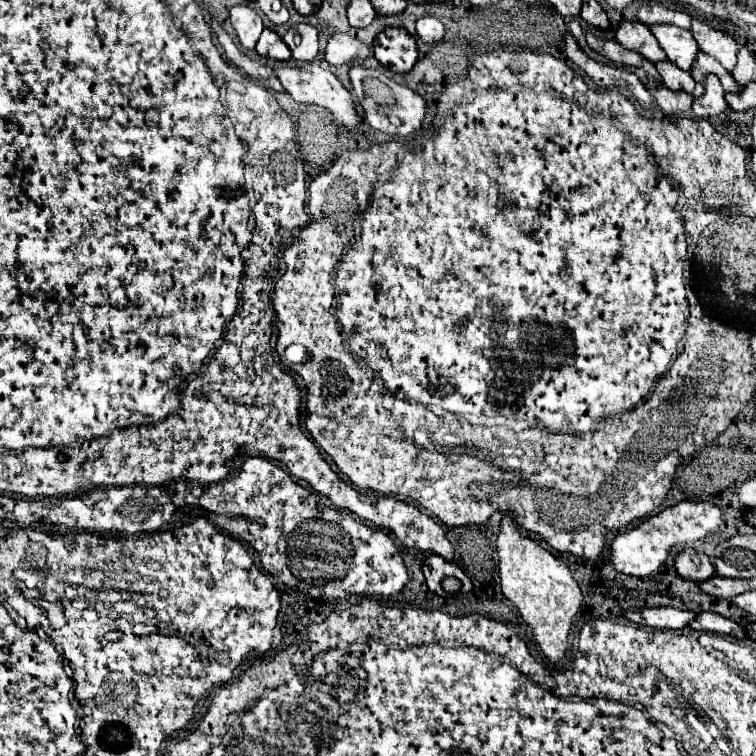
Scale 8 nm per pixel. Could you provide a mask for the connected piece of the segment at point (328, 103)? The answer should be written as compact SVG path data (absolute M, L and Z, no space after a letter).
M300 63L296 67L278 67L276 69L276 77L280 79L282 87L286 89L286 93L298 101L298 103L306 103L306 105L318 105L326 111L330 111L334 115L334 119L344 125L346 129L354 129L358 123L358 115L354 111L354 103L352 103L352 95L346 91L346 87L336 79L336 75L326 69L320 67L318 63Z

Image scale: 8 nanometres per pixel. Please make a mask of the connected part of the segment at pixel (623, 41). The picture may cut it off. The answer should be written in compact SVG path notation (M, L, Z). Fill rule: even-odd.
M622 19L620 25L616 27L616 41L620 45L624 45L626 49L634 49L638 53L642 53L646 59L658 63L662 59L666 59L666 53L662 53L658 41L654 39L654 35L650 33L650 29L640 23L638 19Z

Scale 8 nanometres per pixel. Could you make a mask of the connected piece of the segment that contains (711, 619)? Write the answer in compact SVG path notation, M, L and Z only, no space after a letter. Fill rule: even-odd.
M702 611L696 615L696 619L690 621L692 629L700 629L700 631L710 631L710 633L720 633L720 635L728 635L734 637L738 641L746 639L746 631L742 625L738 625L732 619L726 619L718 613L710 613L710 611Z

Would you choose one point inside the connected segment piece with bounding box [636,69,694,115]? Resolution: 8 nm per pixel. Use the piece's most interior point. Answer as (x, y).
(671, 102)

